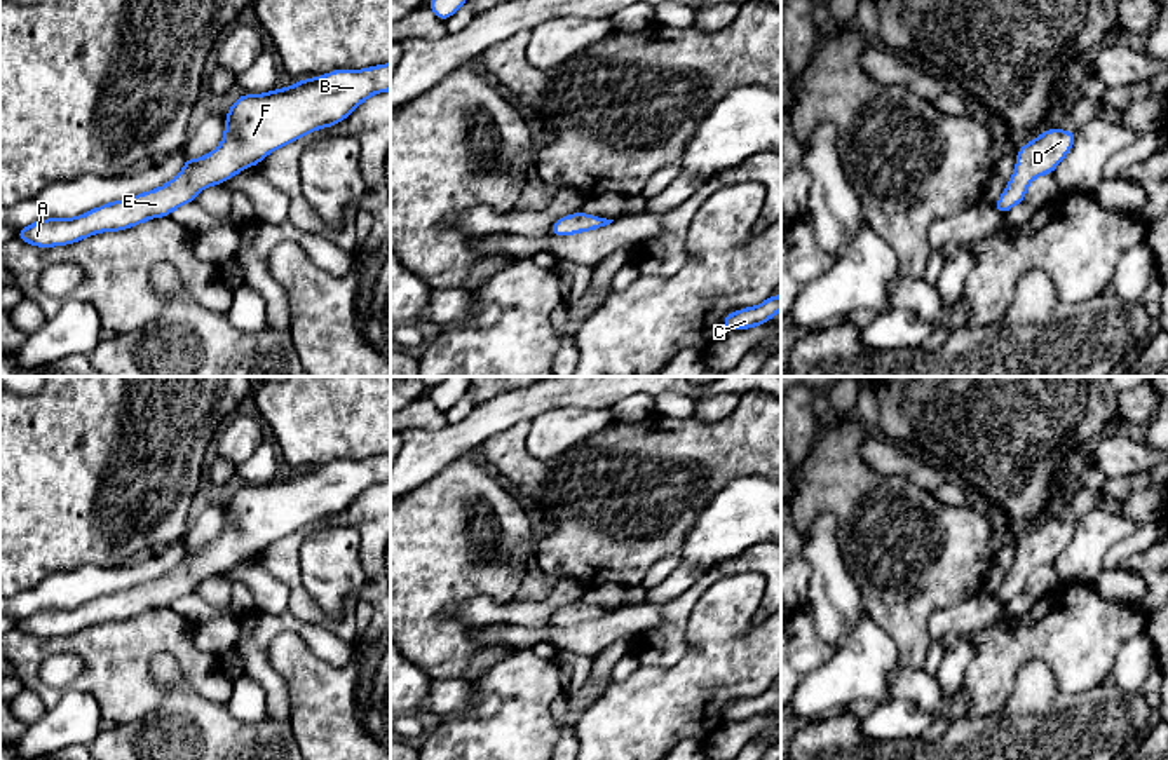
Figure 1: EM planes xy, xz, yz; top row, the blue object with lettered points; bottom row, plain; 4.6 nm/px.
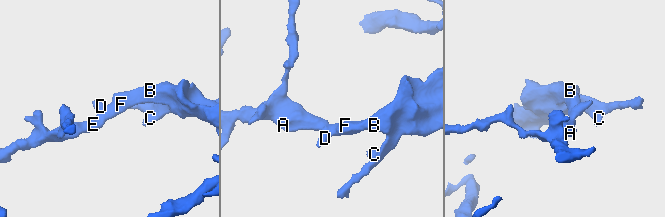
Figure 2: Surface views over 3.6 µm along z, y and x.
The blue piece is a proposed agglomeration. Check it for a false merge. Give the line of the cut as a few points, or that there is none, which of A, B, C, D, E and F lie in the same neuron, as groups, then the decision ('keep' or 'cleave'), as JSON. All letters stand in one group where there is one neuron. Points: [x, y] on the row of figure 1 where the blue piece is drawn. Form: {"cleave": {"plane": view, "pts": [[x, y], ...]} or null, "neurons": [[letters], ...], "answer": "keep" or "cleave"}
{"cleave": null, "neurons": [["A", "B", "C", "D", "E", "F"]], "answer": "keep"}

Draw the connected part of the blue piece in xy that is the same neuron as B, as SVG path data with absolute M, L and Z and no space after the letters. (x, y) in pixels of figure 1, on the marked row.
M390 63L363 70L333 70L321 77L295 82L263 94L242 94L227 110L223 139L200 159L185 155L181 173L166 185L98 206L75 218L44 218L17 228L16 237L37 248L68 246L101 232L120 232L152 218L169 216L174 209L195 200L204 188L223 185L242 169L258 166L268 153L317 129L333 127L347 119L368 98L390 91Z

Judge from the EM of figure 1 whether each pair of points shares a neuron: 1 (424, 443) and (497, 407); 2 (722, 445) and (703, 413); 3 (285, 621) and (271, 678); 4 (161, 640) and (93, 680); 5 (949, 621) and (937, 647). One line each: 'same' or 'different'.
1: same
2: different
3: same
4: same
5: same

